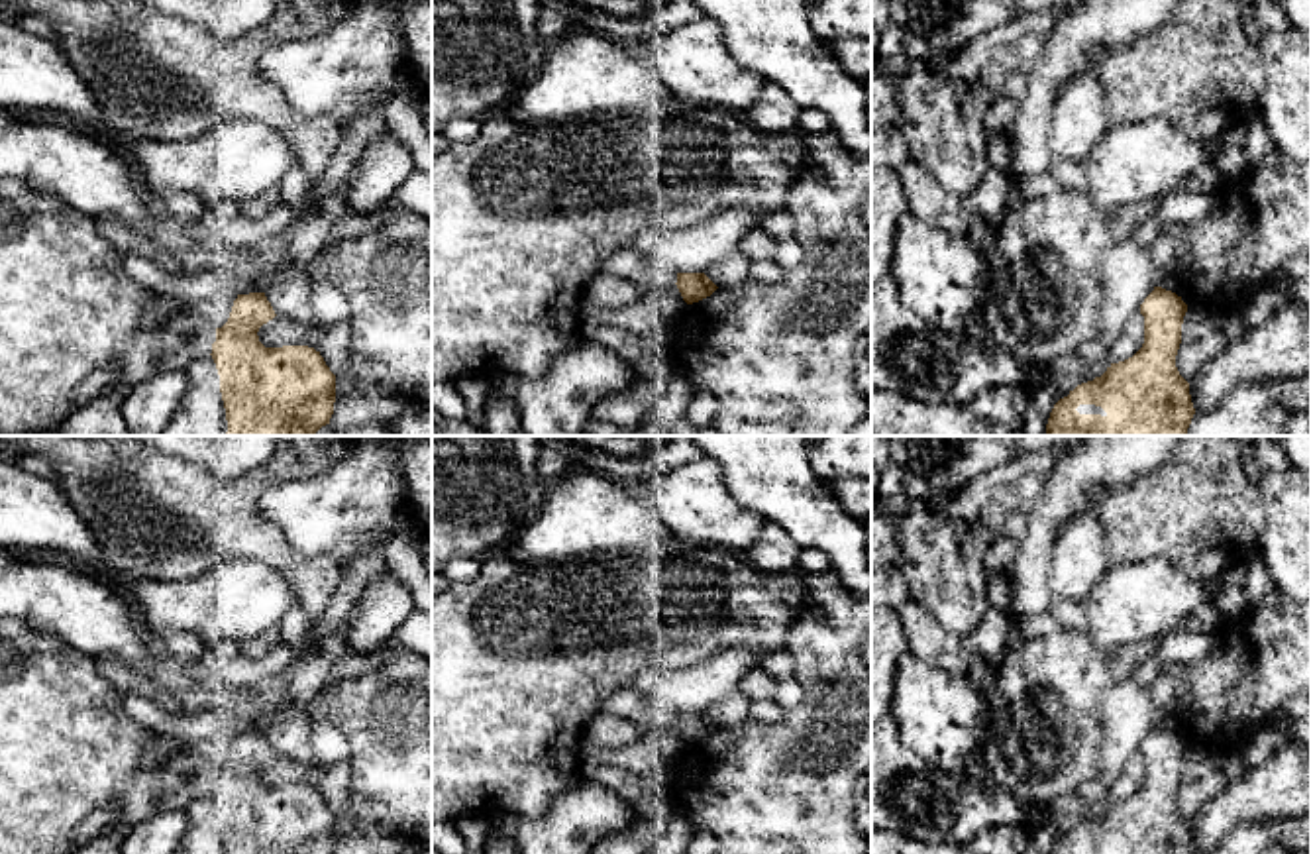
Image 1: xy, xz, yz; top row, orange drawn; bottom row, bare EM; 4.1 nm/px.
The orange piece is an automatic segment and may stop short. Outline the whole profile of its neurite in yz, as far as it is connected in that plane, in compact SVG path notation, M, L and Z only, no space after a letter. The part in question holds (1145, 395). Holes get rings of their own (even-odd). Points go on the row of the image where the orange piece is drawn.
M1154 287L1140 304L1142 347L1060 399L1046 436L1187 436L1195 408L1189 383L1176 367L1185 312L1181 296ZM1079 404L1101 406L1107 414L1079 414Z

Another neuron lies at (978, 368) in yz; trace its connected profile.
M991 340L968 342L954 357L954 385L948 393L950 404L970 404L979 393L997 385L1021 385L1032 389L1038 381L1060 381L1066 375L1079 375L1089 369L1091 357L1066 353L1056 357L1044 371L1034 375L1013 353Z

